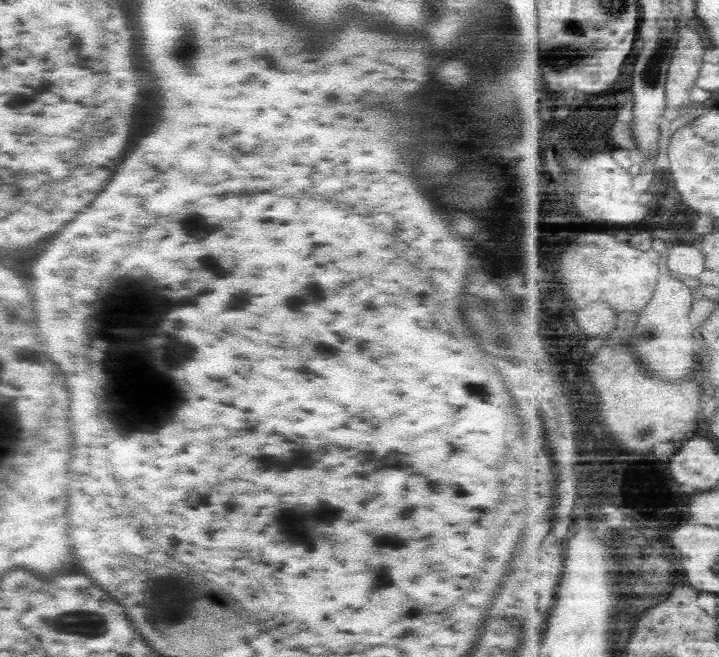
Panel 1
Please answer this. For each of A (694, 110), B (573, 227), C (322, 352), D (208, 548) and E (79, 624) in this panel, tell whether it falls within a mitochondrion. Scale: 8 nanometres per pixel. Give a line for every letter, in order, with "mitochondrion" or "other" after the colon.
A: other
B: other
C: mitochondrion
D: other
E: mitochondrion

